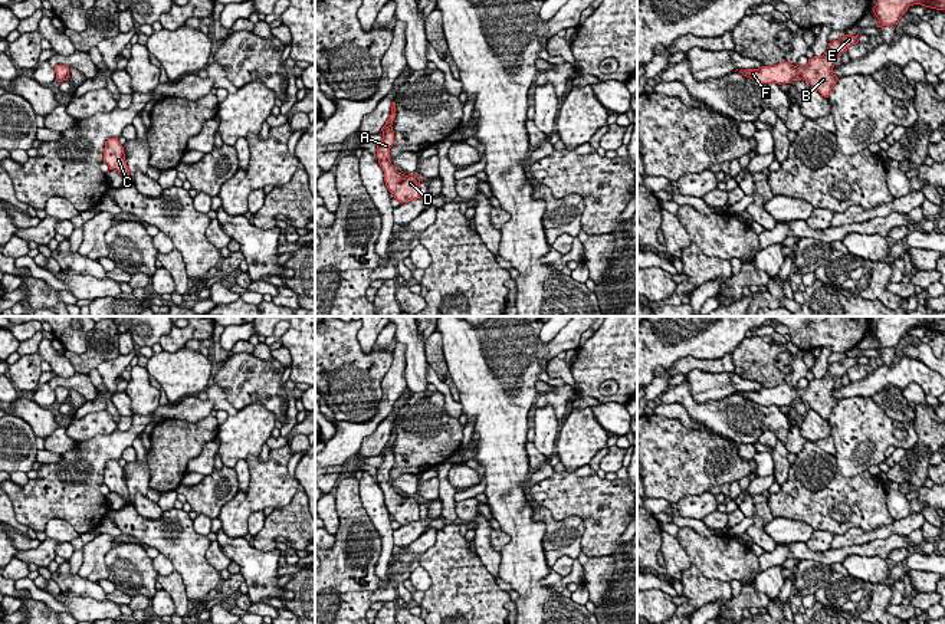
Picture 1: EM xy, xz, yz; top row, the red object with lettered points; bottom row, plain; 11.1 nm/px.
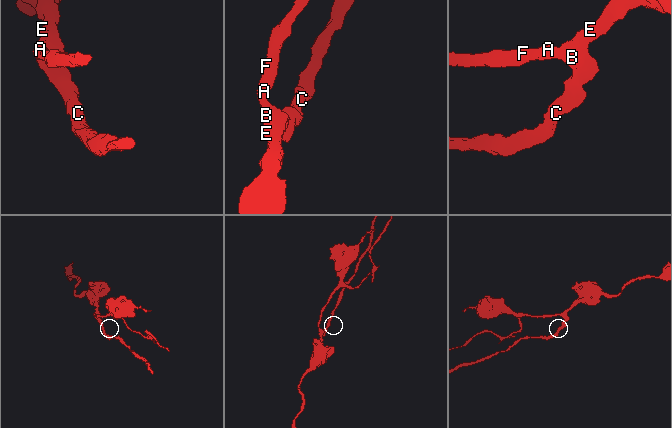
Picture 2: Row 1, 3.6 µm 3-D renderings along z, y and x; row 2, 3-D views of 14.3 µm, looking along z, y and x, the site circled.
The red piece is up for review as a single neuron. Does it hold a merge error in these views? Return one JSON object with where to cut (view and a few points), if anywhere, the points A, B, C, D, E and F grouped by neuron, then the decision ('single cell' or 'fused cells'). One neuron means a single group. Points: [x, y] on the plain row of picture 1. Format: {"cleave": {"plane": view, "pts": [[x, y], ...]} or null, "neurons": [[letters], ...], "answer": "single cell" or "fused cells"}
{"cleave": null, "neurons": [["A", "B", "C", "D", "E", "F"]], "answer": "single cell"}

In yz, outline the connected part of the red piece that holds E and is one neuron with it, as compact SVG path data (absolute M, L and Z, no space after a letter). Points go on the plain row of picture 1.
M846 357L839 362L828 365L823 378L808 381L805 388L794 388L790 384L781 384L774 388L761 388L759 391L741 391L739 394L759 405L791 405L794 401L807 403L811 410L818 413L821 418L828 420L839 400L833 395L836 380L841 378L852 367L859 365L859 357Z

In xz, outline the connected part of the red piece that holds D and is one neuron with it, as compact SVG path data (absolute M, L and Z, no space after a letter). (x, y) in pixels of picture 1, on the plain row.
M396 424L391 428L391 437L383 449L383 462L377 467L378 486L384 493L384 503L394 520L401 526L420 520L420 499L414 496L404 497L390 485L390 470L394 466L393 443L396 440Z

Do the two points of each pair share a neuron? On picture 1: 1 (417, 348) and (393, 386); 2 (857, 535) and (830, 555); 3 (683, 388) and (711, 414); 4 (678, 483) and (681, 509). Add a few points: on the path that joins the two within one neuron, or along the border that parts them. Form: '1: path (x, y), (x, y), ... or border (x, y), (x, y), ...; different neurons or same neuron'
1: border (397, 341), (406, 347), (404, 380), (407, 388); different neurons
2: border (875, 539), (866, 544), (832, 549); different neurons
3: path (683, 397), (702, 413); same neuron
4: border (706, 491), (698, 495), (685, 495), (670, 503); different neurons

